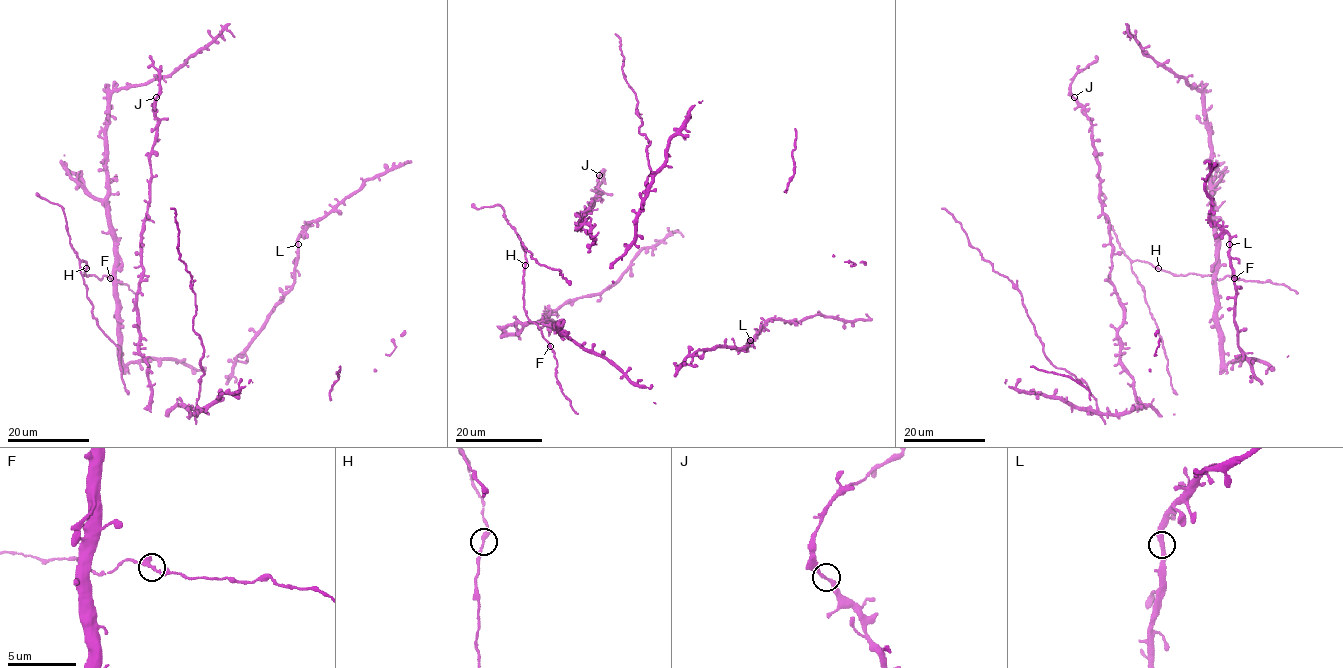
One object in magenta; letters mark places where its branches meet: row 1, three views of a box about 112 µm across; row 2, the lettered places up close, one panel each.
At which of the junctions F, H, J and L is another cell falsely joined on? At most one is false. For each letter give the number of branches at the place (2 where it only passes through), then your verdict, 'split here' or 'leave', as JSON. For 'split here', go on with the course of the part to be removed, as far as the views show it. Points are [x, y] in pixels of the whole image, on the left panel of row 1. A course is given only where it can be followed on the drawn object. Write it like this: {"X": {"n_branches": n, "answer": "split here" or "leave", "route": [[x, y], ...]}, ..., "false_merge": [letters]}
{"F": {"n_branches": 2, "answer": "leave"}, "H": {"n_branches": 2, "answer": "leave"}, "J": {"n_branches": 2, "answer": "leave"}, "L": {"n_branches": 2, "answer": "leave"}, "false_merge": []}

